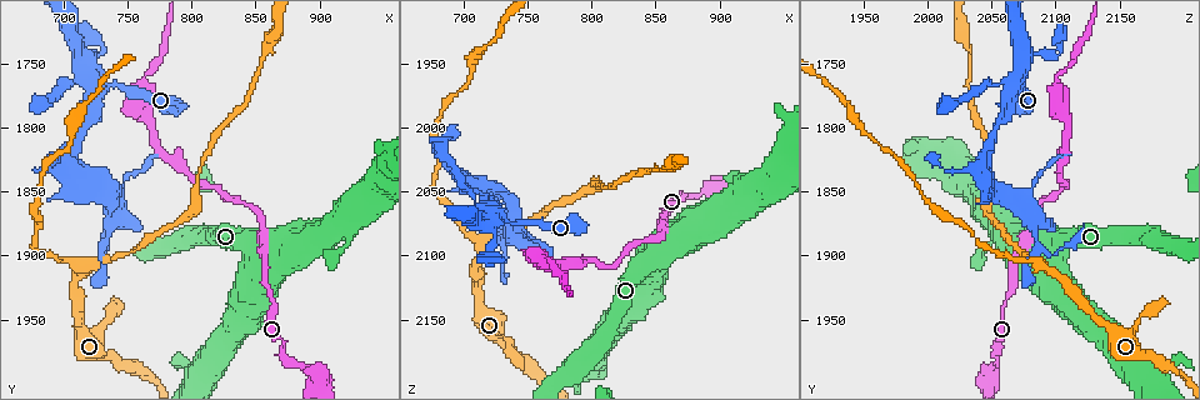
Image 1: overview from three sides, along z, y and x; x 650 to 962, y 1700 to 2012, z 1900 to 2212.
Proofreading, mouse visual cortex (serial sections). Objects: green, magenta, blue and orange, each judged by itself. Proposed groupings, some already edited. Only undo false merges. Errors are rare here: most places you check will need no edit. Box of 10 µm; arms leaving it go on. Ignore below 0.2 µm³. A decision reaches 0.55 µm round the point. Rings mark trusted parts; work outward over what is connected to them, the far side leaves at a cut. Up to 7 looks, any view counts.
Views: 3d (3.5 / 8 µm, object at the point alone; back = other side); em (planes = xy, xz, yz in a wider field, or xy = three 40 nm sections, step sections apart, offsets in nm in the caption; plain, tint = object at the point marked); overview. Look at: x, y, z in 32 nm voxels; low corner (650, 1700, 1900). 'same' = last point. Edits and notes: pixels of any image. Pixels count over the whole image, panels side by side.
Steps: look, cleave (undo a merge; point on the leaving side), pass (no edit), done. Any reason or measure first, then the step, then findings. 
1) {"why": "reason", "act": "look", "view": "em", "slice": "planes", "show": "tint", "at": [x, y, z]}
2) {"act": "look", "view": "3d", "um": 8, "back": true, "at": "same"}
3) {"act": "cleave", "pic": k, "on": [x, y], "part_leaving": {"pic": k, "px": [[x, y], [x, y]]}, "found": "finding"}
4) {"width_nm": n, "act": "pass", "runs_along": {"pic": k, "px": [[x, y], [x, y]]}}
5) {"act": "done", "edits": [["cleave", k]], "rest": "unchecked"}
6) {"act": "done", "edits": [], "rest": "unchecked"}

{"why": "sharp bend", "act": "look", "view": "3d", "um": 3.5, "at": [734, 1768, 2074]}

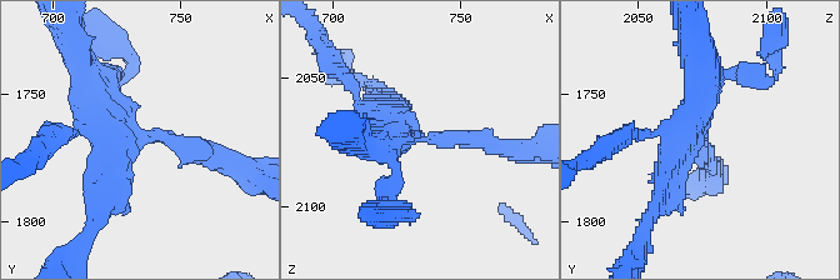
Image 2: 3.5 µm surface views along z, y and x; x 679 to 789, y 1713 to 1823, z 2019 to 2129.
{"why": "need the tissue", "act": "look", "view": "em", "slice": "xy", "step": 3, "show": "tint", "at": [733, 1766, 2074]}

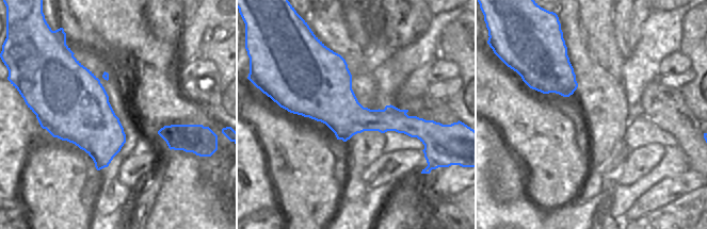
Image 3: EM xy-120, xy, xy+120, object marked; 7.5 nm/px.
{"width_nm": 360, "act": "pass", "runs_along": {"pic": 2, "px": [[214, 155], [138, 136], [115, 151], [115, 198]]}, "found": "continuous, no second cell"}

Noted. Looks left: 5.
{"why": "sharp bend", "act": "look", "view": "3d", "um": 3.5, "at": [700, 1818, 2048]}

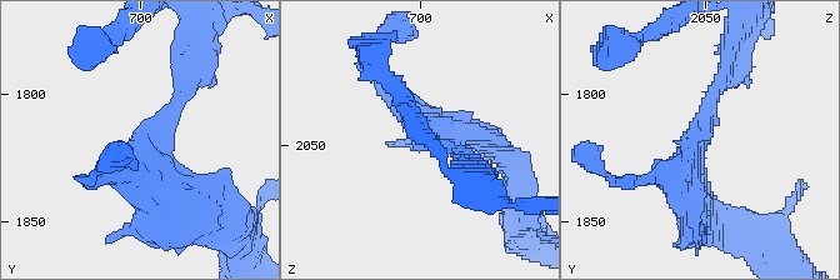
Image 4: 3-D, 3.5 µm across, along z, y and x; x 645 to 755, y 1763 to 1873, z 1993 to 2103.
{"act": "look", "view": "em", "slice": "planes", "show": "tint", "at": [702, 1819, 2045]}

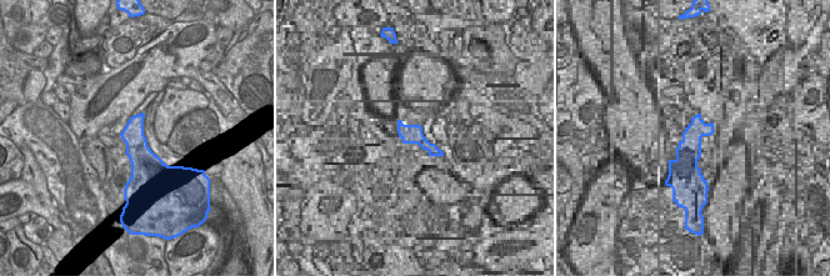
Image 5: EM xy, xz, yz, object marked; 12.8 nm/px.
{"act": "pass", "runs_along": {"pic": 4, "px": [[725, 78], [688, 146], [694, 204]]}, "found": "continuous, no second cell"}

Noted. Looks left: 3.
{"act": "look", "view": "3d", "um": 3.5, "back": true, "at": [716, 1912, 2094]}

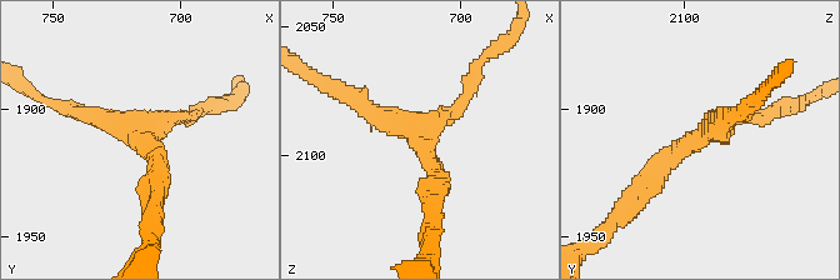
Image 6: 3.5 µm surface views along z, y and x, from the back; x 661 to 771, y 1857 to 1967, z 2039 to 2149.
{"arms": 3, "arm_widths_nm": [150, 200, 300], "act": "look", "view": "em", "slice": "xy", "step": 3, "show": "tint", "at": [714, 1912, 2093]}

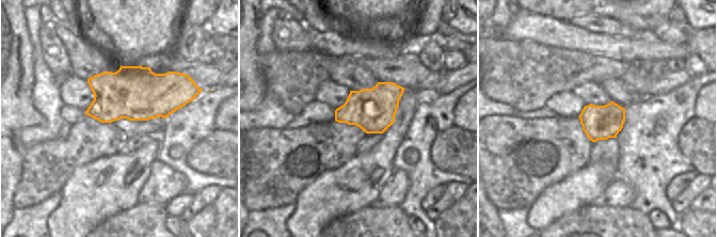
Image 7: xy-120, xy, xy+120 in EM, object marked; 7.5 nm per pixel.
{"act": "pass", "runs_along": {"pic": 6, "px": [[436, 195], [425, 138], [356, 99]]}, "found": "continuous, no second cell"}

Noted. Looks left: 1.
{"act": "done", "edits": [], "rest": "unchecked"}

